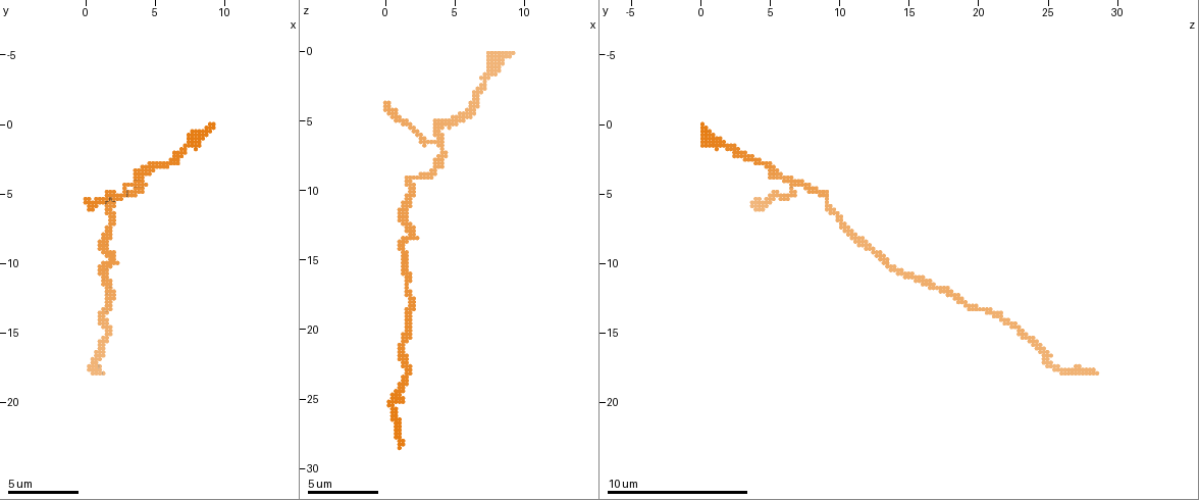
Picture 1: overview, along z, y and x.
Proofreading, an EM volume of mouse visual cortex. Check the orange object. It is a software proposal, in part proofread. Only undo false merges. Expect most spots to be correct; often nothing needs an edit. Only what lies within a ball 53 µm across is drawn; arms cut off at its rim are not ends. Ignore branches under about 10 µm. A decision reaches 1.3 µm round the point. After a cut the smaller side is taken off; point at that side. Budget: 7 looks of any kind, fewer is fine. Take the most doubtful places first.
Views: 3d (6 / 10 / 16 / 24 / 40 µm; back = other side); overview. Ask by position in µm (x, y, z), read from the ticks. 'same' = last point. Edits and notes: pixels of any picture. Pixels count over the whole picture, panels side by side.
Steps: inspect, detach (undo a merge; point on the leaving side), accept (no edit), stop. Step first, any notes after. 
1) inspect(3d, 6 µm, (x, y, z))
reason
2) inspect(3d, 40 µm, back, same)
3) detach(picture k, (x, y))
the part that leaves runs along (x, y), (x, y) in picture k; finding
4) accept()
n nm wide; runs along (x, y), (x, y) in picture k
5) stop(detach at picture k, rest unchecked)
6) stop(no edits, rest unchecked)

inspect(3d, 16 µm, (1.8, 9.4, 13.0))

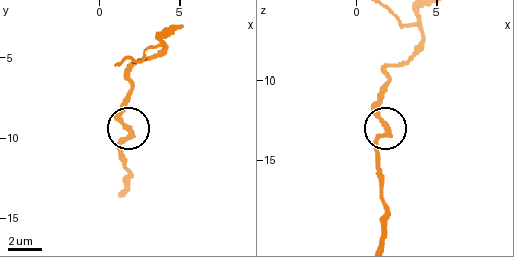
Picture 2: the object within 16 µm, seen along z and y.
accept()
250 nm wide; all the same neuron

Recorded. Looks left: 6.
inspect(3d, 10 µm, (3.8, 4.0, 6.6))

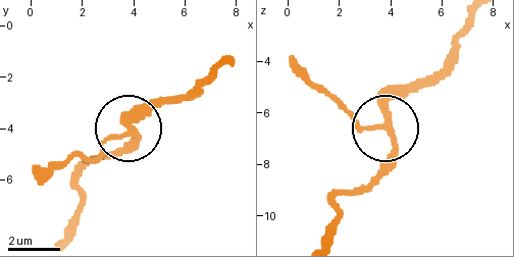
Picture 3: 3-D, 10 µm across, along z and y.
accept()
3 arms; continuous, no second neuron

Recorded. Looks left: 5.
inspect(3d, 16 µm, (1.6, 11.8, 17.0))
narrows sharply

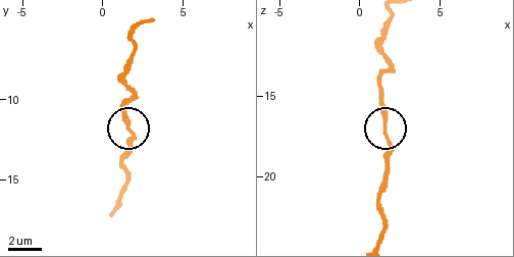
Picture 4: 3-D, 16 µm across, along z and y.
accept()
220 nm wide; continuous, no second neuron

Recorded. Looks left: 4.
stop(no edits, rest unchecked)

